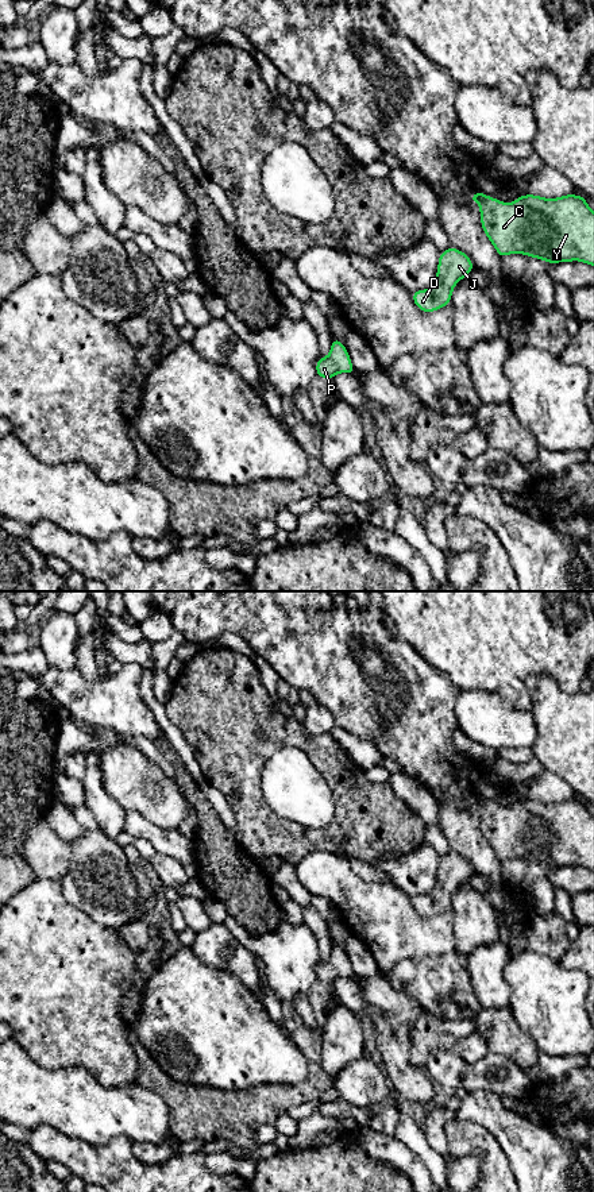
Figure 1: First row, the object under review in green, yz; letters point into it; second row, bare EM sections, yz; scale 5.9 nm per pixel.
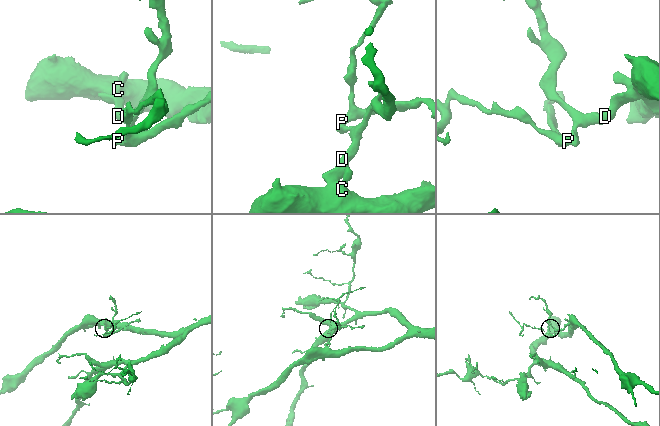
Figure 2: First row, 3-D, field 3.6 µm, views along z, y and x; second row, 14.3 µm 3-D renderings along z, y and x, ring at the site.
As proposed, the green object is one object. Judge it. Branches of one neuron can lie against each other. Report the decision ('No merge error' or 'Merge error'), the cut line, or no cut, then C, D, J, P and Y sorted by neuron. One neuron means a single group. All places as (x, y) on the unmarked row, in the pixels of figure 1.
No merge error. No split. Groups: C D J P Y

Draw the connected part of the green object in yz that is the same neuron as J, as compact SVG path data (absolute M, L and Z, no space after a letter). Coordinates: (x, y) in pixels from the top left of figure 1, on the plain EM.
M455 852L440 857L435 888L427 895L416 895L412 903L425 917L441 914L451 907L455 890L474 875L470 861Z

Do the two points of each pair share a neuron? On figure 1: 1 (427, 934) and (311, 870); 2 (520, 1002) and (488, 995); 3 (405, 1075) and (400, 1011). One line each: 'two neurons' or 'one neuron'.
1: one neuron
2: two neurons
3: one neuron

